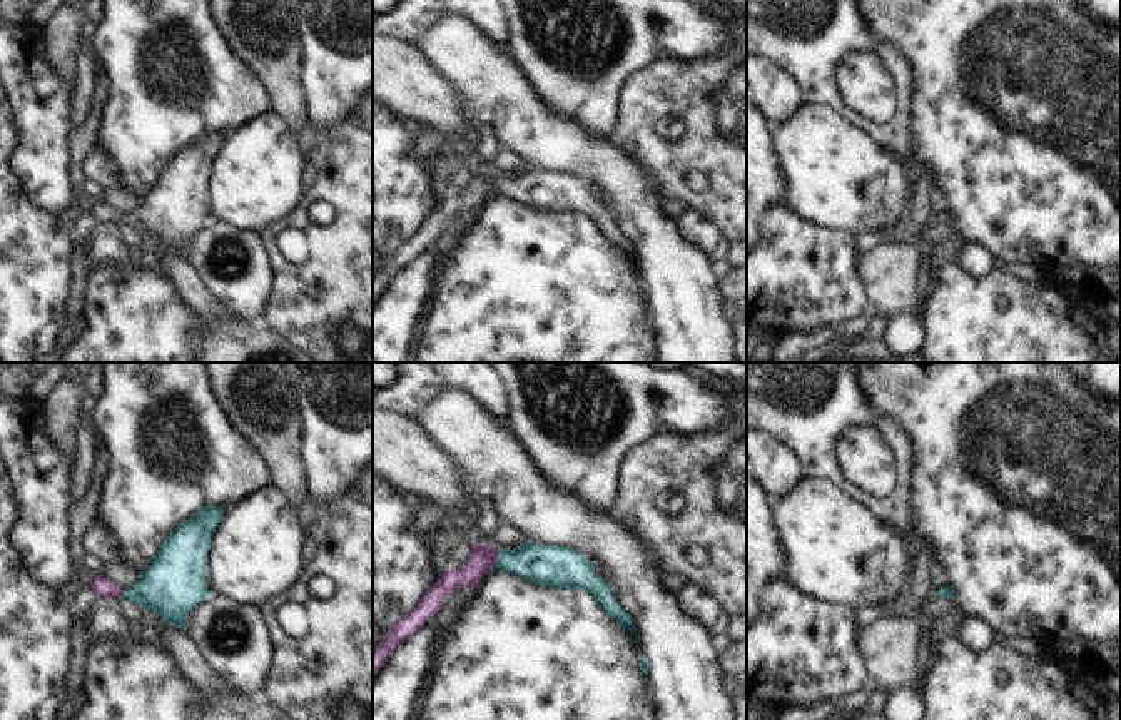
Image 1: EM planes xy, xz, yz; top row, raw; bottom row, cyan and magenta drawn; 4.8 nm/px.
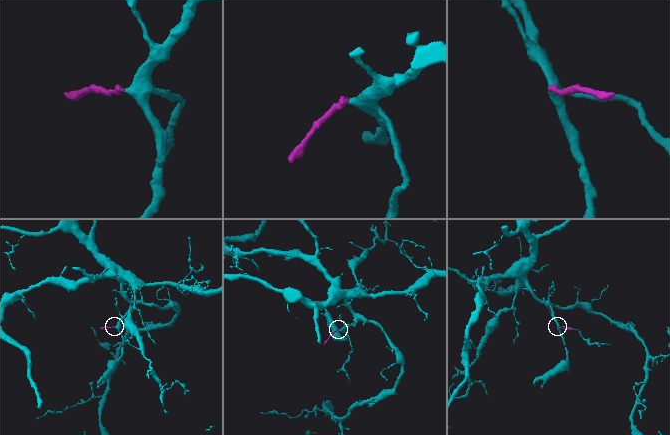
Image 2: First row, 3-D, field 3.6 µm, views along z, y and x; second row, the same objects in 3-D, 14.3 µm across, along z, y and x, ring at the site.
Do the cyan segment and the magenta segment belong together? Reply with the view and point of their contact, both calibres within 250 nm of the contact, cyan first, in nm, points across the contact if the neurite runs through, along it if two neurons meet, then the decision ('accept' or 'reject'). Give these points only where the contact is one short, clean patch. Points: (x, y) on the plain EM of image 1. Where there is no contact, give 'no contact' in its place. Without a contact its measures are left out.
xz (497, 186) | 200/120 nm | across xz (545, 191), (497, 186), (481, 186) | accept

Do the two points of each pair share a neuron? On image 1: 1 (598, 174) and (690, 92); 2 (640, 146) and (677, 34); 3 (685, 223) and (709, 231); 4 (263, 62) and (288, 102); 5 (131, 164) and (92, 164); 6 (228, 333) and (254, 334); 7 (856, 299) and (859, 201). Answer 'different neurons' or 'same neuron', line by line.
1: different neurons
2: different neurons
3: same neuron
4: same neuron
5: different neurons
6: same neuron
7: different neurons

